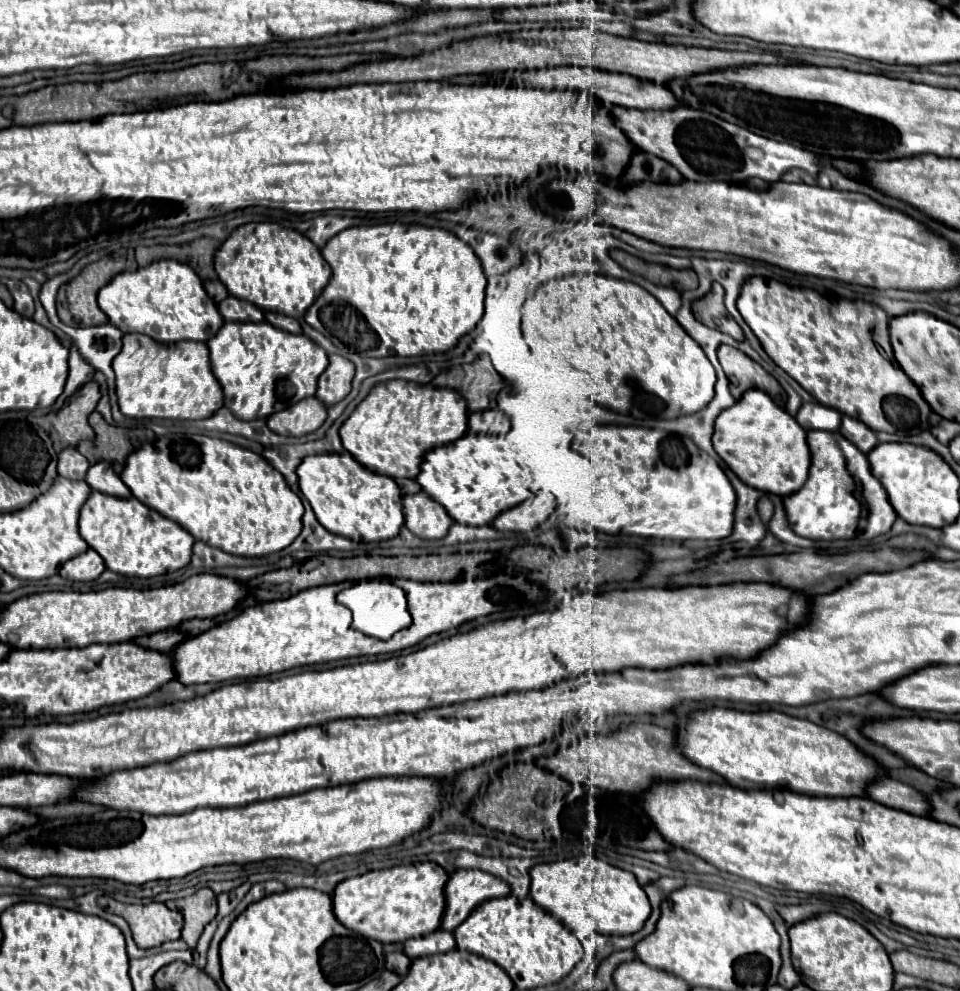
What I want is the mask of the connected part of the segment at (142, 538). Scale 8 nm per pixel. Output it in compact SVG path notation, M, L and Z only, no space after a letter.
M92 491L80 511L80 535L104 559L106 567L120 575L154 577L178 571L190 563L194 537L178 523L142 505L136 497L118 499Z

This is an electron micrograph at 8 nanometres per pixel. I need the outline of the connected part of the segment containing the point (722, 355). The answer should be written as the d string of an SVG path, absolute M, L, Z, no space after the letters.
M720 345L718 361L720 361L726 377L734 385L734 387L730 387L730 393L734 399L740 399L742 391L756 387L756 389L764 389L772 397L774 403L784 407L786 393L780 387L780 383L772 375L768 375L756 361L752 361L746 353L742 353L730 345Z

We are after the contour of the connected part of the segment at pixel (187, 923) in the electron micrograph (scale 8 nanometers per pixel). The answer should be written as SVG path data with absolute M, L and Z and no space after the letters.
M204 887L198 889L194 895L184 897L184 899L176 899L174 901L176 909L182 913L184 917L184 927L182 927L182 939L186 941L186 945L190 949L196 947L198 937L204 931L204 925L210 923L216 915L216 895L212 889Z

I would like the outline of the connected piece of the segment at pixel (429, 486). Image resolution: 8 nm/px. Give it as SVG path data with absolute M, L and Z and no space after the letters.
M468 433L456 443L426 453L416 481L456 523L470 527L492 525L502 511L516 507L522 499L530 499L530 495L534 495L530 491L530 477L524 477L522 467L516 463L516 453L520 451L508 439L510 437Z

